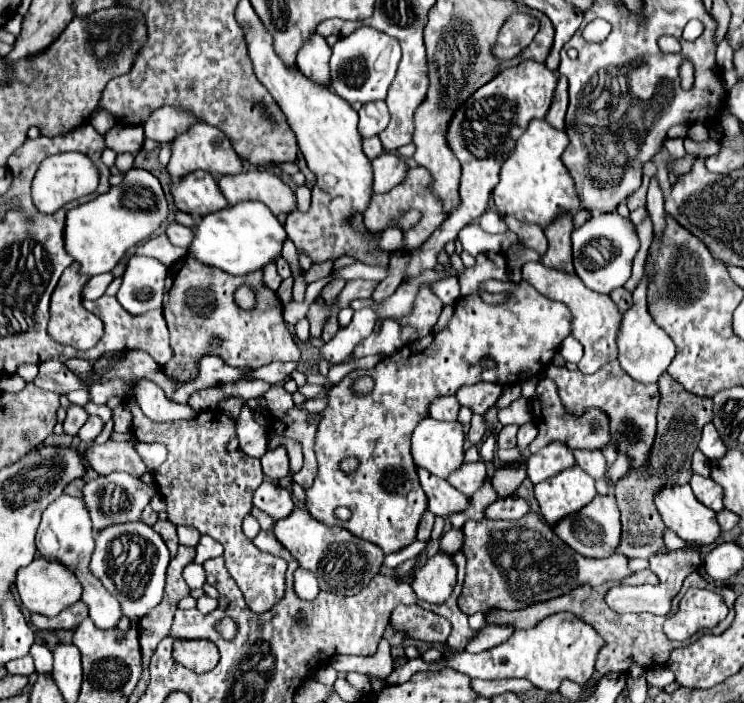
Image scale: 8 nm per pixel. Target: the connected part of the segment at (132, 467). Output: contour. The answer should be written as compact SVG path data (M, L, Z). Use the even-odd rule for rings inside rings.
M108 440L104 444L92 444L86 450L86 460L98 474L128 472L134 478L142 478L142 474L146 472L146 464L140 460L132 442Z

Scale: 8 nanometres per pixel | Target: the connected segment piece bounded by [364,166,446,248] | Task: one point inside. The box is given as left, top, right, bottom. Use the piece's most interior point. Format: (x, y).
(416, 192)

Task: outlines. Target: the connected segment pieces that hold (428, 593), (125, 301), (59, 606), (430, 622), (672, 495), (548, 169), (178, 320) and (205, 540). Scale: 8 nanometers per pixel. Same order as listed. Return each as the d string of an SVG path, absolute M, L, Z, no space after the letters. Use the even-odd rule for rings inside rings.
M438 552L424 566L414 570L412 588L416 596L430 604L444 604L456 584L456 564L450 554Z
M132 256L116 298L130 314L144 314L162 306L164 280L166 266L162 262L146 256Z
M34 558L28 566L20 568L14 580L16 592L20 596L20 602L24 608L28 608L30 612L38 612L44 616L58 616L64 608L76 604L82 596L82 584L78 582L76 574L58 562L50 562L46 558Z
M416 604L398 606L390 614L390 626L394 632L404 632L414 640L444 644L450 636L450 622L442 616L422 610Z
M688 484L666 486L658 492L656 508L664 524L688 544L702 548L720 538L722 530L716 520L716 512L700 504Z
M532 120L526 132L518 138L514 152L506 158L500 170L500 182L494 188L494 202L500 216L516 216L520 222L538 224L546 228L564 212L578 212L580 198L574 188L574 180L560 156L570 144L564 130L552 128L546 120Z
M188 254L174 262L168 270L164 318L168 322L174 356L162 370L180 382L186 382L194 376L198 356L206 354L216 354L228 366L238 368L260 368L274 360L300 360L300 348L296 346L282 318L282 302L278 300L276 292L262 284L262 272L252 272L250 276L230 276L218 268L206 268L202 262ZM242 284L254 288L256 292L256 304L252 310L242 310L234 302L234 292ZM212 336L220 340L220 346L210 344Z
M202 536L200 538L200 544L198 544L198 548L196 548L196 558L194 558L194 562L196 564L204 564L206 560L210 560L210 558L218 558L218 556L222 556L222 544L218 542L218 540L214 540L214 538L210 538L210 536Z

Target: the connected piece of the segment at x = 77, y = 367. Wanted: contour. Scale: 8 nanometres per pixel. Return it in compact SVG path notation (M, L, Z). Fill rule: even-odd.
M72 358L70 362L64 362L64 366L68 368L68 370L72 370L74 374L86 374L92 366L86 362L86 360L82 360L82 358Z

